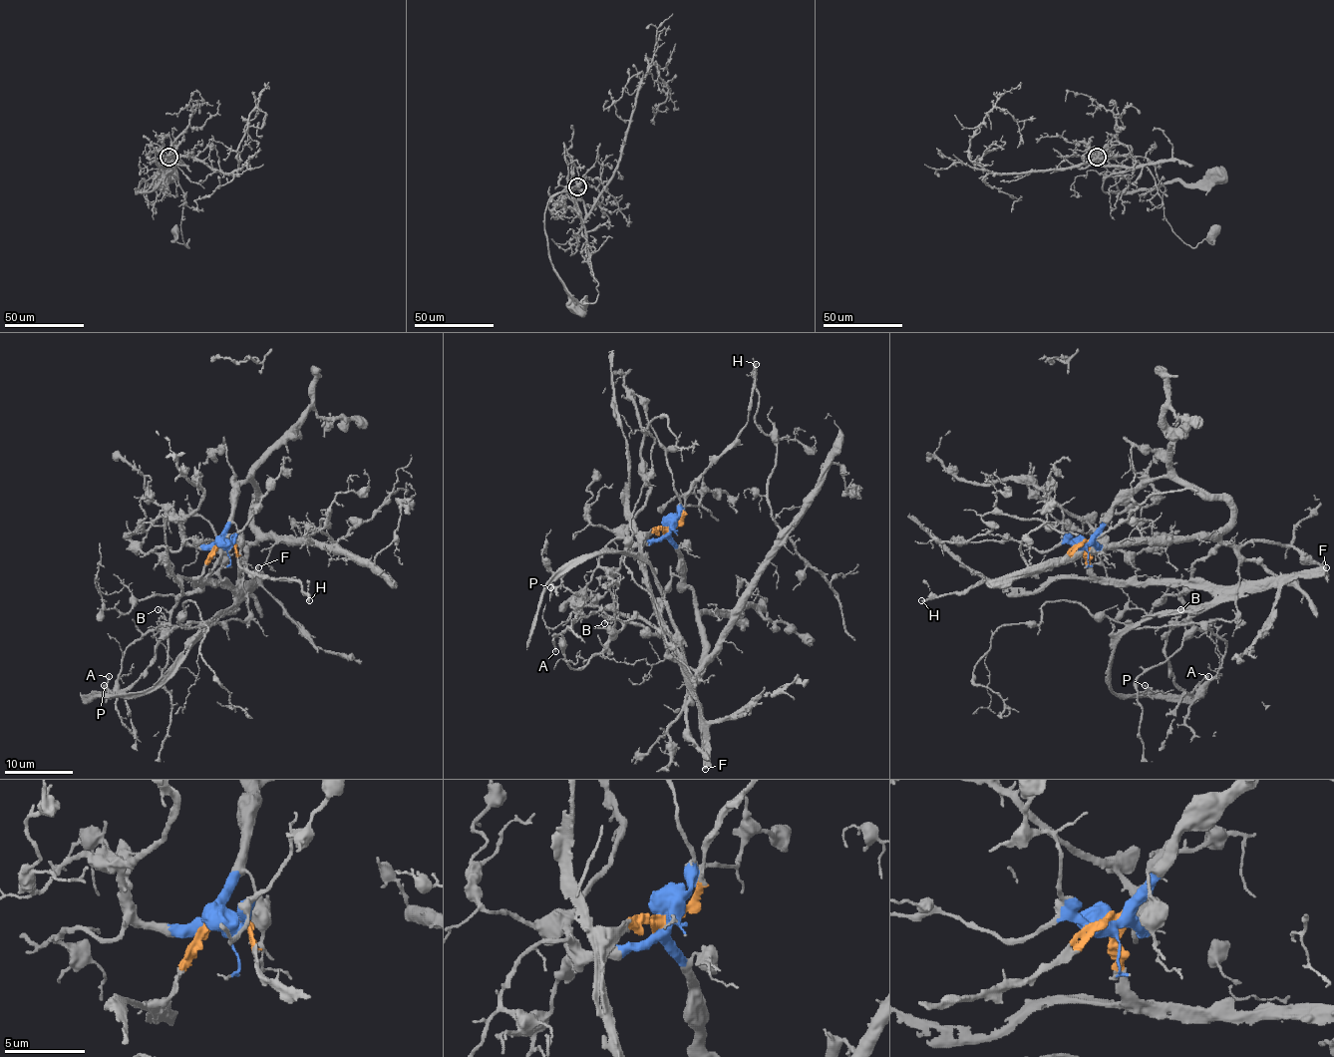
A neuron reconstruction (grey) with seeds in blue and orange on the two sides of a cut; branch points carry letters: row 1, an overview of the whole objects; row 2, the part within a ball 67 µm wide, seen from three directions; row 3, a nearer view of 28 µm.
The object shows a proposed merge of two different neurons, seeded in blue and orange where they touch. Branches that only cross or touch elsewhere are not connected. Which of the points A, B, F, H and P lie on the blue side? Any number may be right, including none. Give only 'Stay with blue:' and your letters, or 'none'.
Stay with blue: none

